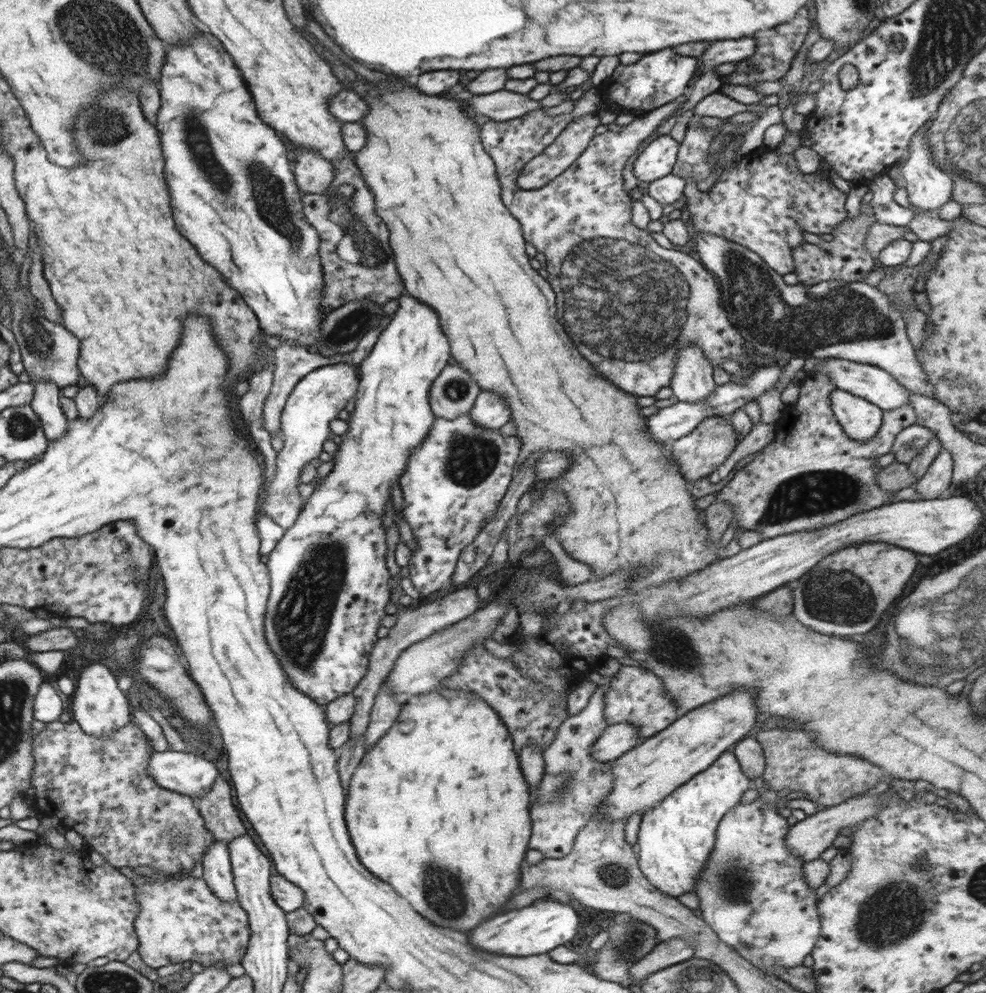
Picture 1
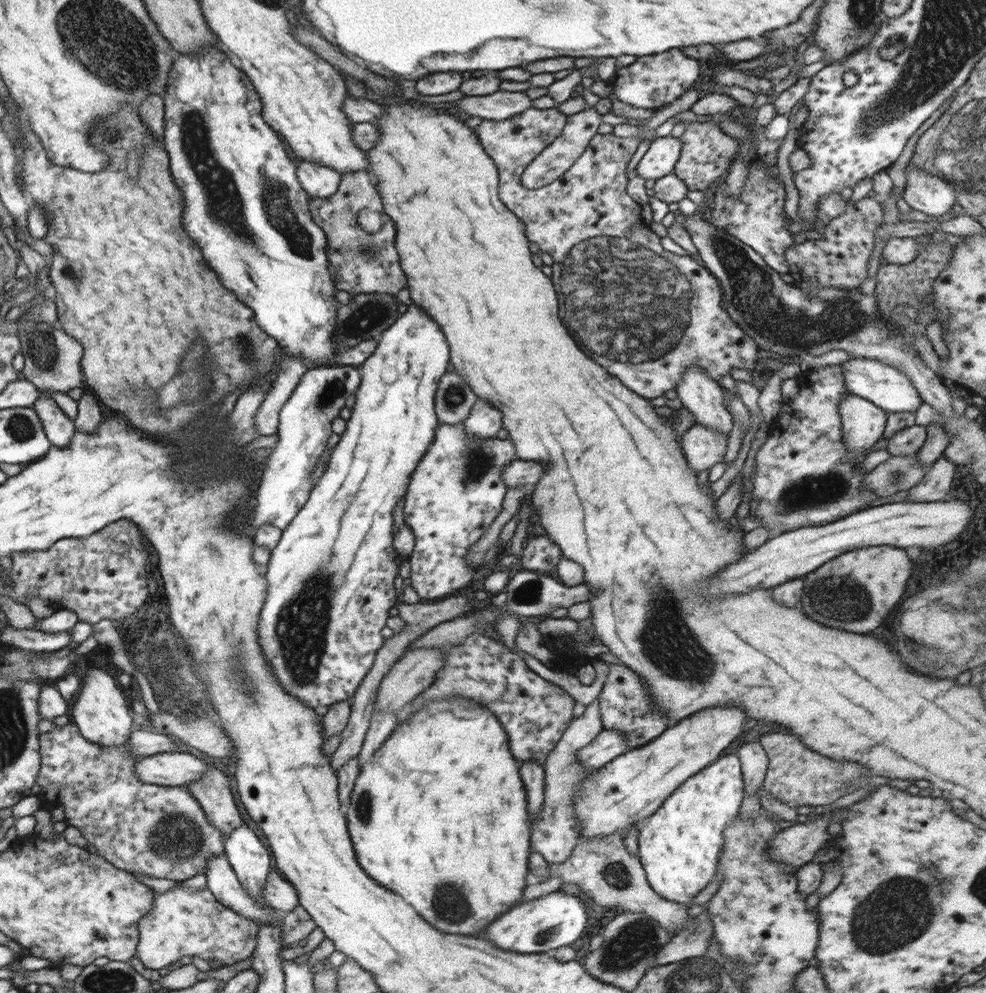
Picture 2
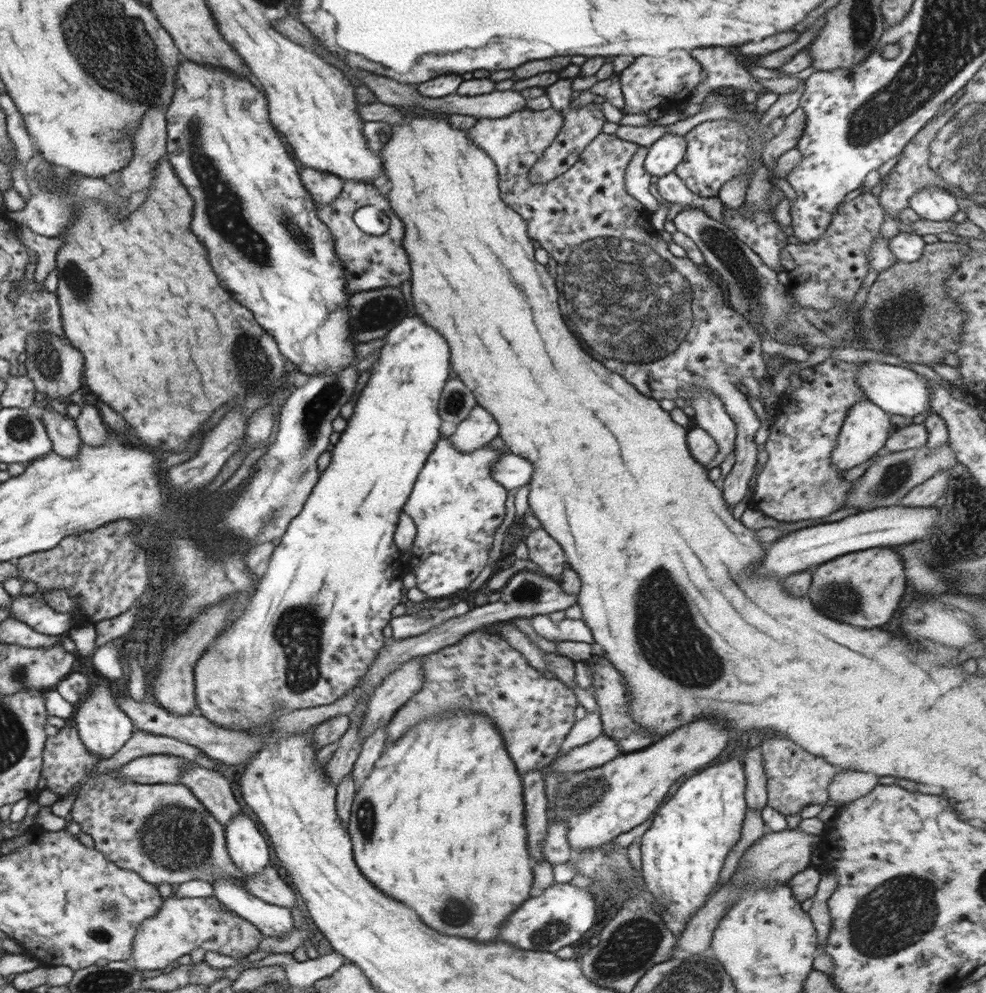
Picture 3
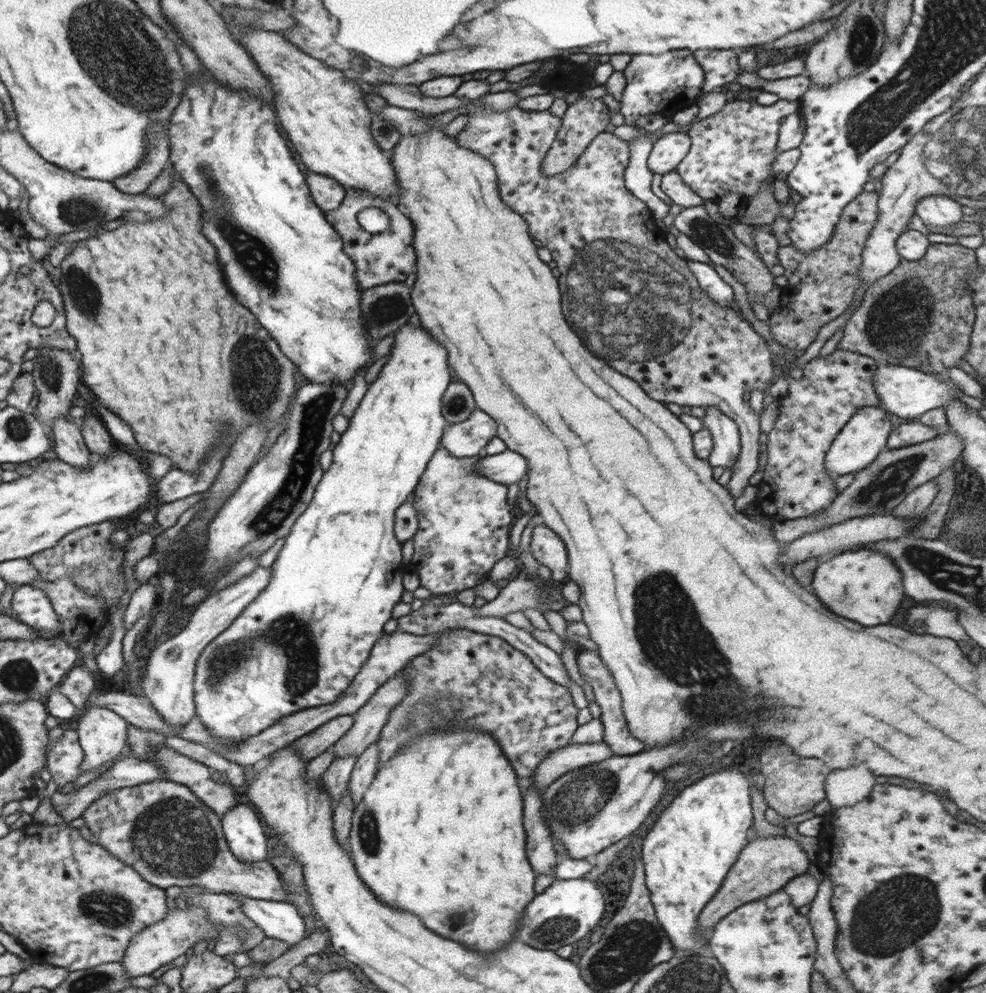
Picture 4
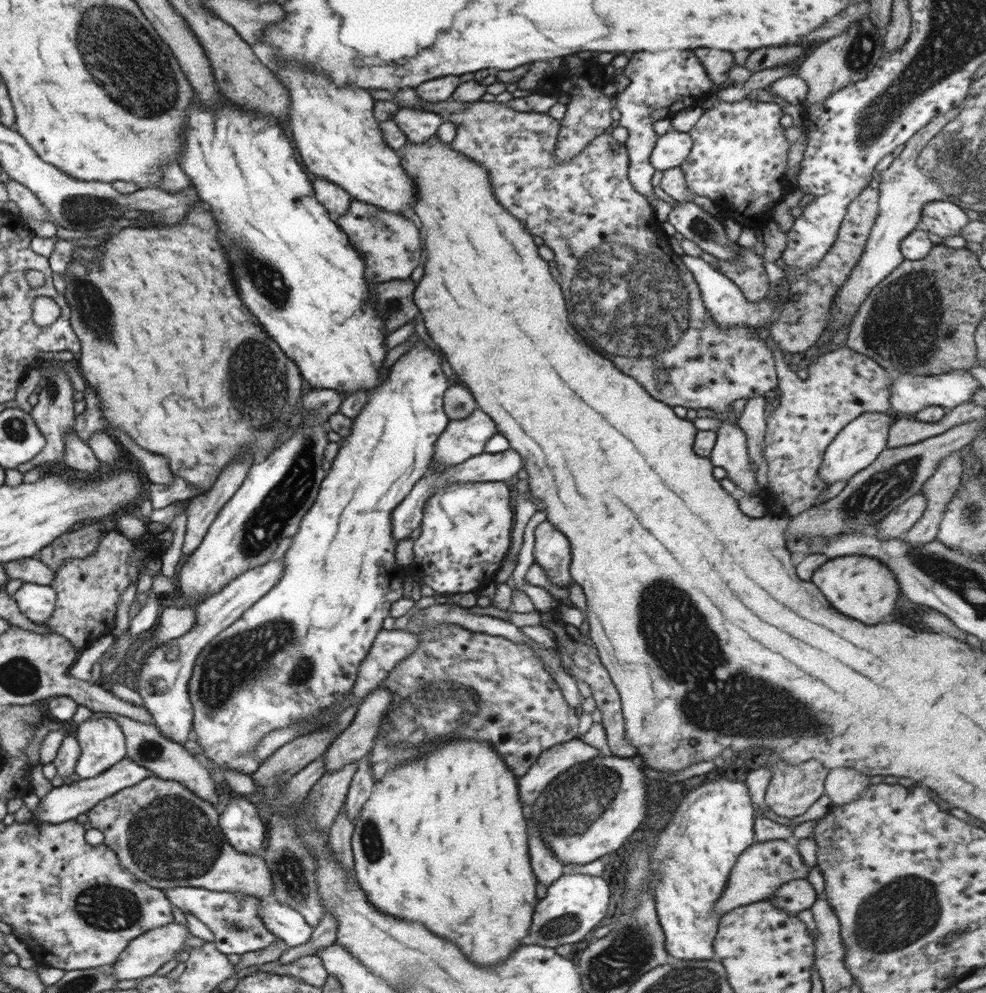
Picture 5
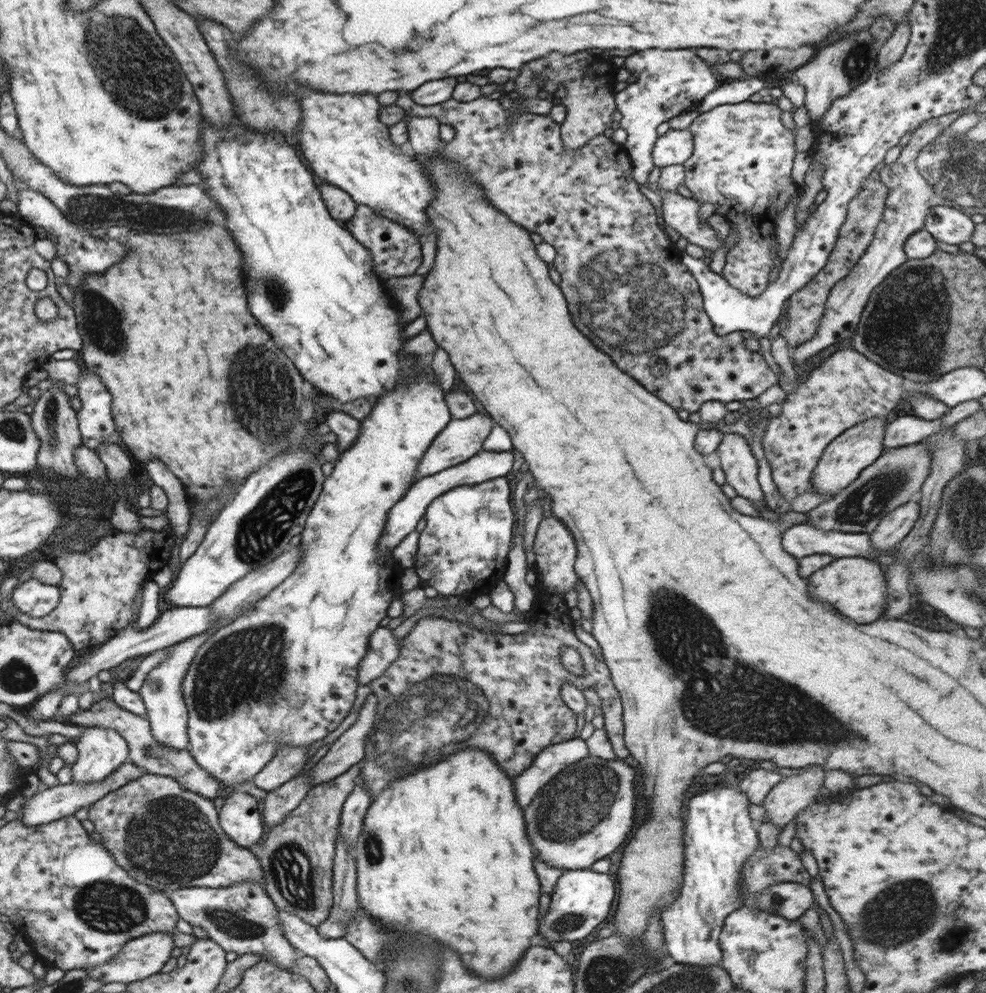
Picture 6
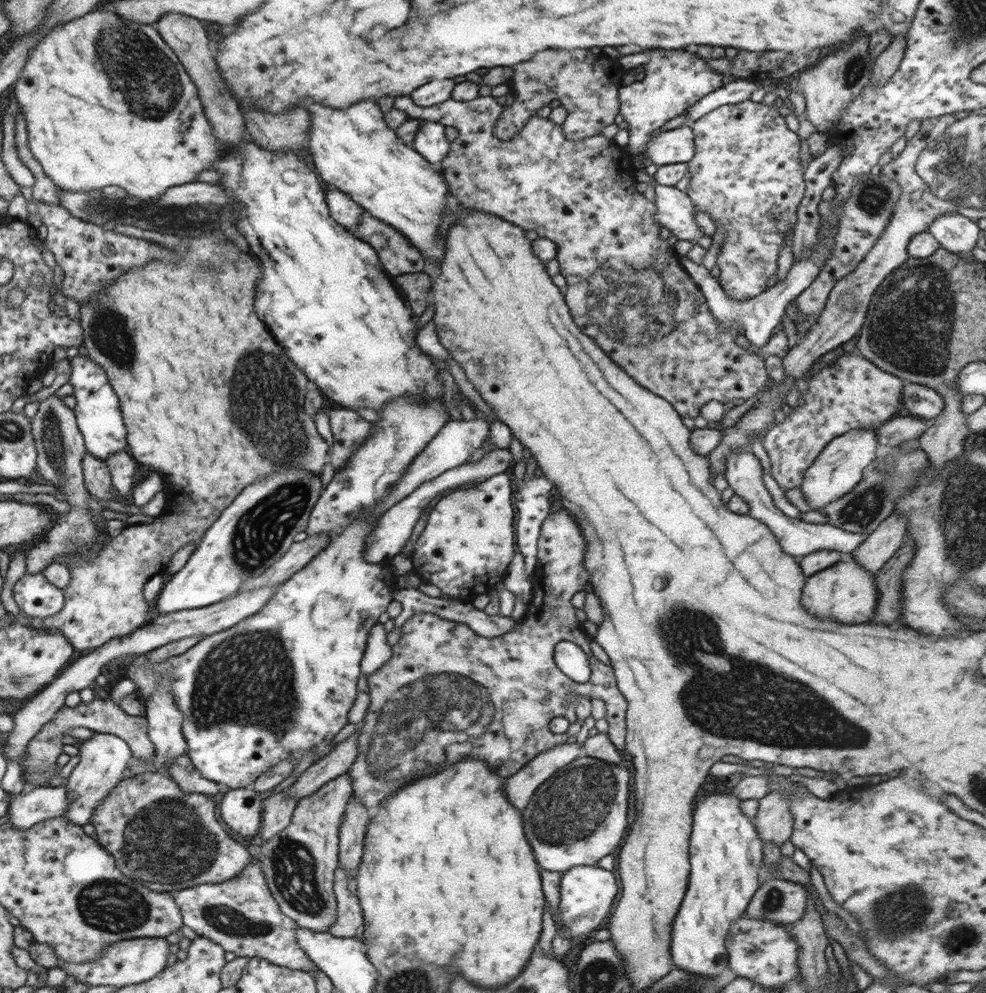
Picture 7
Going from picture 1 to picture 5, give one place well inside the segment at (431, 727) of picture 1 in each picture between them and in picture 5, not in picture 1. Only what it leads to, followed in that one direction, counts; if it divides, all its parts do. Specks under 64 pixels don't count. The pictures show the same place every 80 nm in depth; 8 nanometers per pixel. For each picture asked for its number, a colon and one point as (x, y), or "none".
2: (438, 814)
3: (438, 824)
4: (438, 833)
5: (442, 840)

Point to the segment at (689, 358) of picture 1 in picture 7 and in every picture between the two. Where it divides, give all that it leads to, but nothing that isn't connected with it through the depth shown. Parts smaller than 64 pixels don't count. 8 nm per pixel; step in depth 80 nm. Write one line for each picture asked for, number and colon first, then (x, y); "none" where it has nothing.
2: (699, 392)
3: (710, 413)
4: (725, 432)
5: (730, 452)
6: (741, 469)
7: (743, 471)

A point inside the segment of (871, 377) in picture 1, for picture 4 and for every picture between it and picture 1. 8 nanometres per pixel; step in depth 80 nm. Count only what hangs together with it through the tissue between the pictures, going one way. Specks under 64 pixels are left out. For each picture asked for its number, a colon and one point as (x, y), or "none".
2: (891, 390)
3: (897, 390)
4: (908, 393)

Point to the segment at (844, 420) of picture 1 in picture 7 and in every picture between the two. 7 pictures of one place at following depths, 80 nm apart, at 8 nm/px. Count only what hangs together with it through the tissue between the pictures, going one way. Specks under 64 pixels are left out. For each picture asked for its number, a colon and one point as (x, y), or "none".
2: (862, 422)
3: (867, 427)
4: (864, 436)
5: (859, 443)
6: (847, 455)
7: (838, 468)

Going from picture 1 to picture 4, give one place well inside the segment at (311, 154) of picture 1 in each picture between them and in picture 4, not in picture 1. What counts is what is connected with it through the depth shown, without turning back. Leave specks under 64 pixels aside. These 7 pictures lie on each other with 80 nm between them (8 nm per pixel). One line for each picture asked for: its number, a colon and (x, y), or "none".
2: (317, 180)
3: (324, 187)
4: (328, 194)

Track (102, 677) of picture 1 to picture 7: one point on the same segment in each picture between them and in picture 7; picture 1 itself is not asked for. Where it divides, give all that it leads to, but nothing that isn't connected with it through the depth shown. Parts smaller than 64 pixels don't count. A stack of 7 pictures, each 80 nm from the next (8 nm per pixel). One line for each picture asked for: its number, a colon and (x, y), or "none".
2: (101, 713)
3: (104, 728)
4: (103, 734)
5: (103, 743)
6: (102, 750)
7: (103, 757)

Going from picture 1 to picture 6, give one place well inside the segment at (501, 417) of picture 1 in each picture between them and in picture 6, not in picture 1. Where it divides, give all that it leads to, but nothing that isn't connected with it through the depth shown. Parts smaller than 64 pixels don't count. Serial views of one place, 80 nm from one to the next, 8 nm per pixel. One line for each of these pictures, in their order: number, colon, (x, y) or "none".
2: (484, 421)
3: (479, 427)
4: (468, 438)
5: (462, 439)
6: (461, 439)

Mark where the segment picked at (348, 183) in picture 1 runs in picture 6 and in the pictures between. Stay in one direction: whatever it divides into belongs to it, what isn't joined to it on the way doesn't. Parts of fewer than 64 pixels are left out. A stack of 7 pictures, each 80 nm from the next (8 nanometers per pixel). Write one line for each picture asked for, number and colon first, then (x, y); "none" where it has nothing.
2: (359, 262)
3: (370, 263)
4: (387, 257)
5: (389, 244)
6: (396, 252)

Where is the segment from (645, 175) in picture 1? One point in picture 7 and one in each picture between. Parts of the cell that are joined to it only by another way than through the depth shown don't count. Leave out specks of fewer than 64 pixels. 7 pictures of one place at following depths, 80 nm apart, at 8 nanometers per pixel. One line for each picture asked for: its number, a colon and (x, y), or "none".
2: (664, 152)
3: (663, 156)
4: (670, 149)
5: (672, 148)
6: (676, 146)
7: (674, 146)

